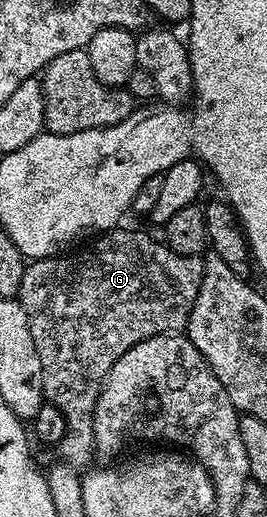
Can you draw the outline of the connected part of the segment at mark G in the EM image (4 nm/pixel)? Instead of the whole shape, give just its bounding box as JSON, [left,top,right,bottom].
[19,227,205,470]

